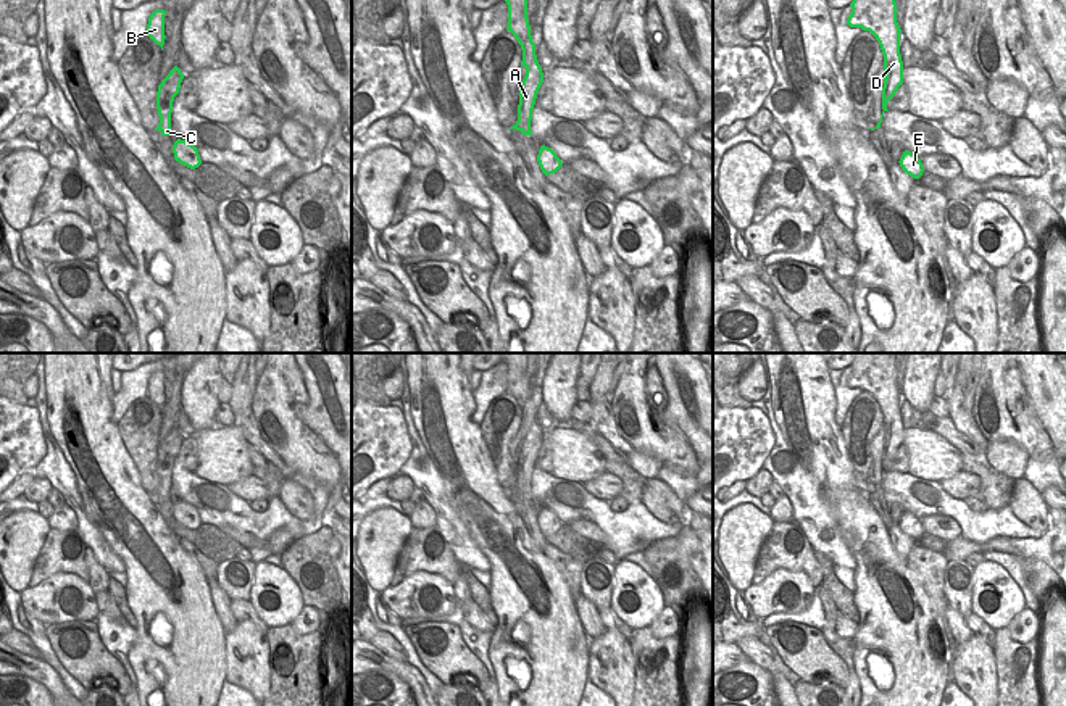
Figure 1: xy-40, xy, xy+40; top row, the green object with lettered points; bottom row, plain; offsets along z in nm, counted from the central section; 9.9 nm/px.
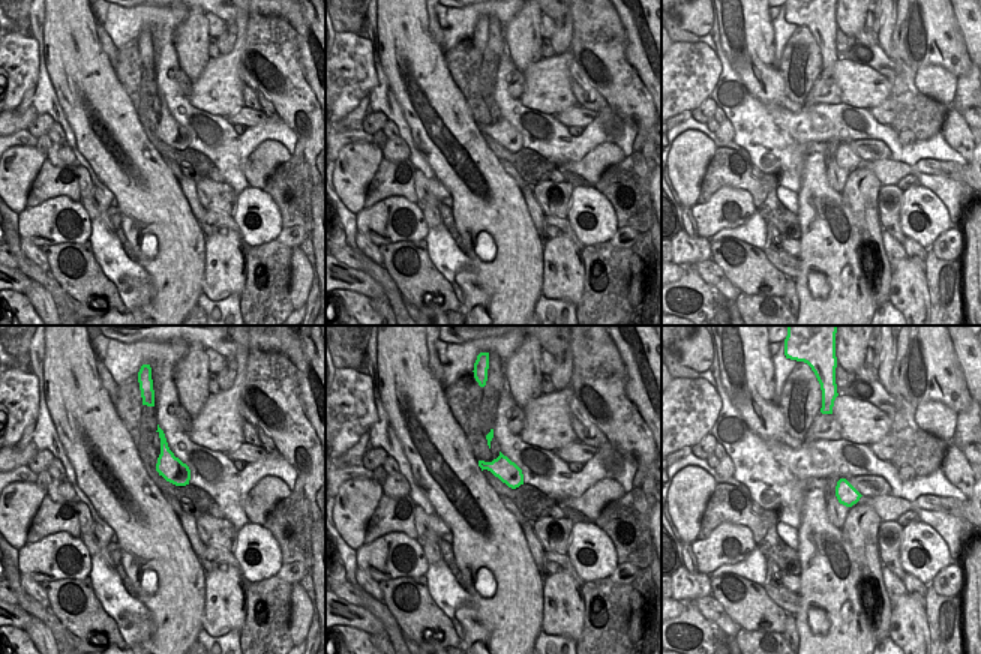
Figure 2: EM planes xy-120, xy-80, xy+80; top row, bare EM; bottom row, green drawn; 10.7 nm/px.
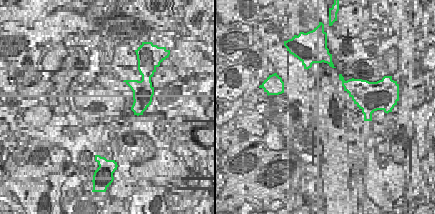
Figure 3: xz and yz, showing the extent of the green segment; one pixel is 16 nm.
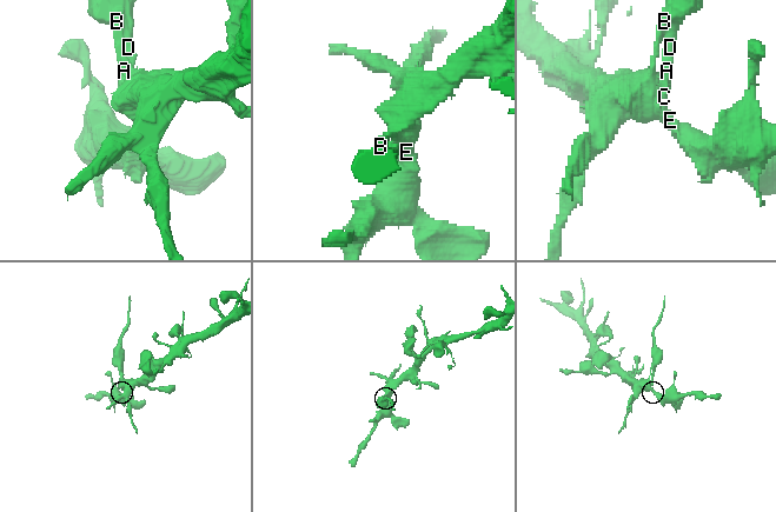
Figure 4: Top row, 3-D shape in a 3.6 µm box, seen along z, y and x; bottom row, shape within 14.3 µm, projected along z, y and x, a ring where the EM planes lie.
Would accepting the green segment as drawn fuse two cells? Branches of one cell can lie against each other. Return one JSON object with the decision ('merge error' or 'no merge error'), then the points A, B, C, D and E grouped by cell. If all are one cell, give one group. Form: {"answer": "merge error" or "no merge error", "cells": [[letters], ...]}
{"answer": "merge error", "cells": [["A", "B", "C", "D"], ["E"]]}

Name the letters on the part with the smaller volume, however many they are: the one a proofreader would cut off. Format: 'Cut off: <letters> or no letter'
Cut off: A, B, C, D

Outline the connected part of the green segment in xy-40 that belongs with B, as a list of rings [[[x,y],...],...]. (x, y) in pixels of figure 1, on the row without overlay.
[[[155,371],[150,379],[148,379],[148,385],[147,385],[147,395],[148,398],[155,403],[155,405],[160,405],[161,406],[161,411],[163,411],[163,406],[164,406],[164,377],[166,377],[166,372],[164,371]]]

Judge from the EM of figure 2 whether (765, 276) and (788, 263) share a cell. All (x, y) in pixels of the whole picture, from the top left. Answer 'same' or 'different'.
different

